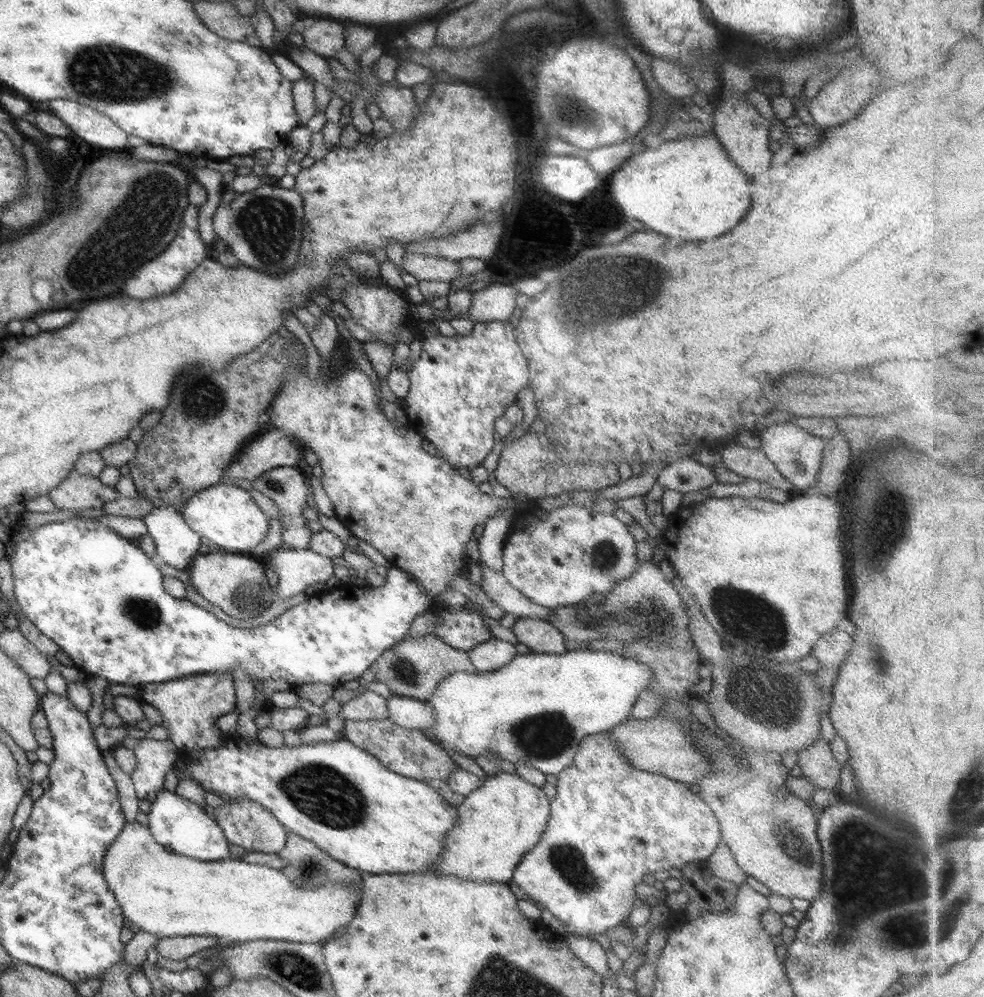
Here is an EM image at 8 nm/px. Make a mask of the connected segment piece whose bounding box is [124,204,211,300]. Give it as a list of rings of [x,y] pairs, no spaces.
[[[188,205],[183,214],[182,226],[178,230],[176,238],[168,245],[168,248],[158,255],[154,260],[143,263],[141,267],[135,271],[124,285],[124,295],[133,299],[146,300],[155,296],[170,294],[176,290],[184,279],[197,267],[200,263],[211,256],[207,250],[204,241],[199,235],[199,210],[201,207]]]

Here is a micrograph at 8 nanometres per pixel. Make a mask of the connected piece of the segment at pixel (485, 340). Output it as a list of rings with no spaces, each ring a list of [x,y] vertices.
[[[490,321],[490,322],[475,322],[473,331],[466,336],[458,335],[457,337],[448,337],[442,333],[434,334],[430,331],[422,332],[418,326],[414,328],[415,336],[420,339],[422,351],[418,360],[413,364],[413,367],[407,372],[409,374],[409,381],[411,382],[410,390],[405,396],[403,409],[407,414],[409,427],[412,428],[416,434],[421,435],[423,439],[428,440],[438,450],[438,457],[450,464],[455,469],[466,468],[472,470],[482,466],[483,461],[492,452],[494,448],[495,425],[494,422],[497,418],[503,416],[507,406],[517,402],[516,396],[518,391],[526,388],[529,383],[528,363],[524,358],[523,352],[517,343],[515,332],[510,321]]]

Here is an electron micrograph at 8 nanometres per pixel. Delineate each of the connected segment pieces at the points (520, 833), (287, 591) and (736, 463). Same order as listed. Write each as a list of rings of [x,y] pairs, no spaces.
[[[496,773],[487,775],[482,786],[473,790],[465,801],[458,806],[458,822],[448,831],[441,859],[430,873],[444,873],[475,881],[494,881],[509,883],[517,864],[524,855],[540,842],[547,821],[550,818],[551,804],[541,788],[528,783],[518,773]]]
[[[276,549],[270,554],[267,568],[278,577],[275,594],[278,599],[288,599],[304,592],[309,586],[325,583],[334,574],[332,559],[308,549]]]
[[[730,444],[719,451],[722,463],[745,479],[764,481],[776,489],[792,492],[795,486],[778,470],[760,449]]]

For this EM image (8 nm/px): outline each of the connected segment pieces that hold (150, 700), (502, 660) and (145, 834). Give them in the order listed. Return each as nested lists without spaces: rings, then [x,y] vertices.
[[[228,672],[193,674],[170,682],[140,685],[139,696],[146,704],[161,712],[162,724],[169,734],[168,740],[180,753],[220,746],[225,736],[216,727],[216,718],[236,710],[235,684]]]
[[[494,636],[468,651],[471,663],[481,672],[498,670],[510,664],[517,654],[514,644],[496,639]]]
[[[138,822],[126,823],[122,832],[116,837],[116,840],[107,848],[105,857],[103,858],[103,875],[106,884],[109,889],[114,893],[118,905],[120,905],[123,911],[124,917],[129,924],[138,926],[140,931],[148,934],[154,934],[159,939],[164,938],[176,938],[176,937],[188,937],[188,936],[204,936],[218,938],[221,940],[227,940],[233,943],[251,942],[254,940],[276,940],[286,942],[298,942],[300,944],[318,944],[332,939],[333,934],[339,928],[346,928],[354,918],[356,918],[356,912],[360,907],[361,890],[363,889],[363,881],[357,884],[337,884],[332,886],[331,883],[323,884],[322,886],[308,886],[305,888],[299,888],[294,886],[291,880],[283,874],[281,869],[274,869],[268,865],[248,864],[242,862],[238,858],[226,858],[217,861],[201,861],[195,858],[188,858],[182,854],[178,854],[169,850],[165,846],[162,846],[159,842],[154,840],[149,827],[144,826]]]

